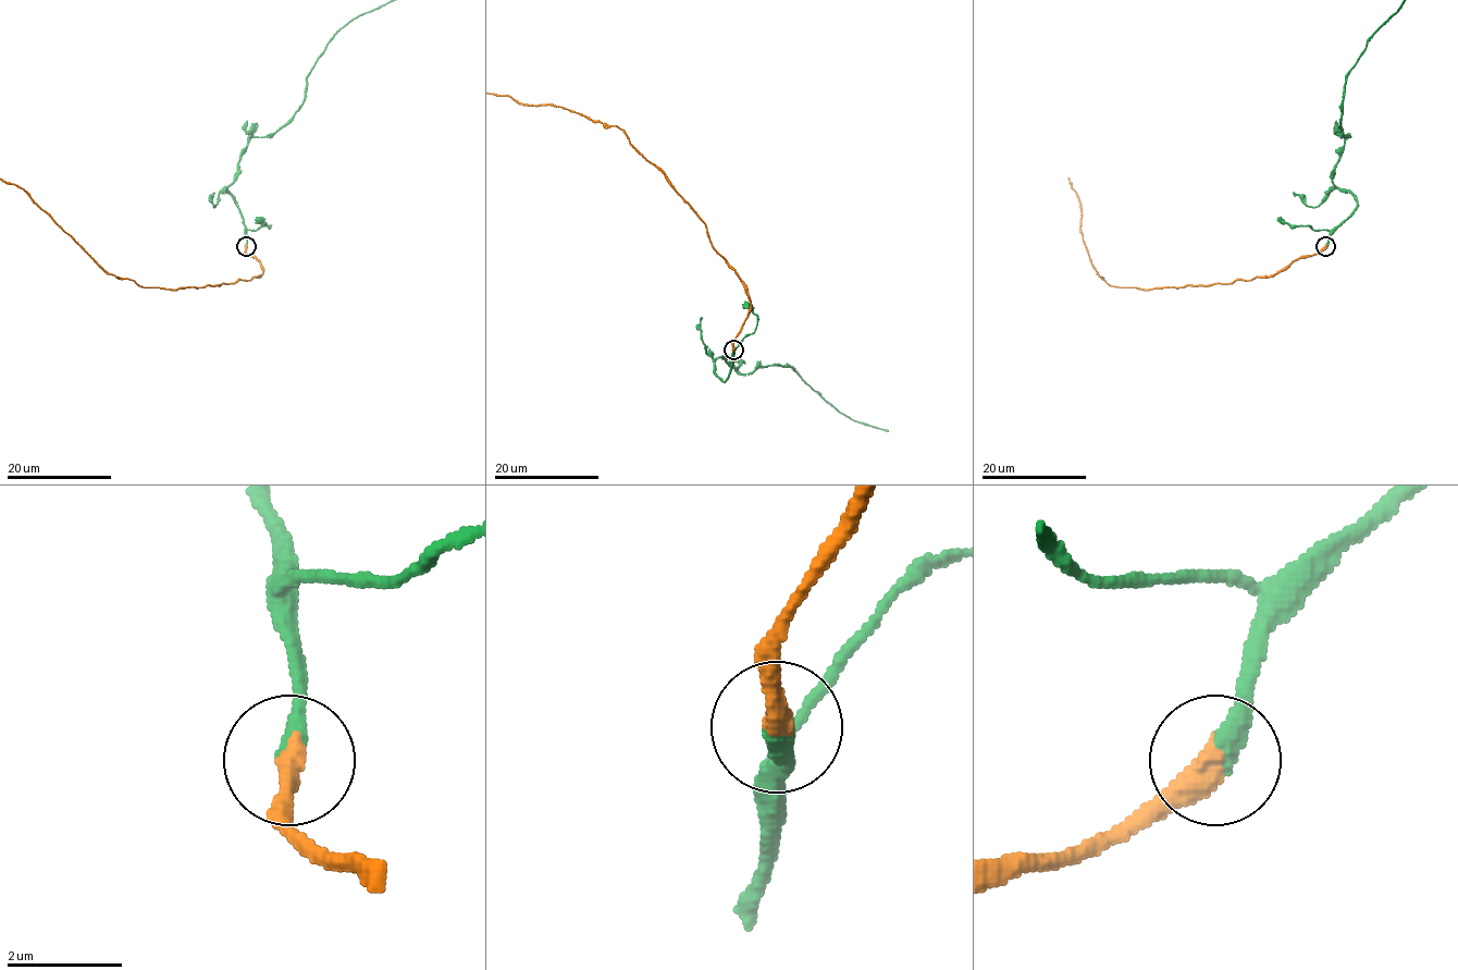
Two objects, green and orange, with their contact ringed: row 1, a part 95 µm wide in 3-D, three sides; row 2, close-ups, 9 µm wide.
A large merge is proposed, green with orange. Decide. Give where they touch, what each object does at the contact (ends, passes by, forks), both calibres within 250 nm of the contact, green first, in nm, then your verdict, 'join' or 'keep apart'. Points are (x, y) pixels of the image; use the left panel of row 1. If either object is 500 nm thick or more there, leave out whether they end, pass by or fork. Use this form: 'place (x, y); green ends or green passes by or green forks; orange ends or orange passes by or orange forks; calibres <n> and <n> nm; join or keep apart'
place (246, 246); green ends; orange ends; calibres 400 and 440 nm; join

